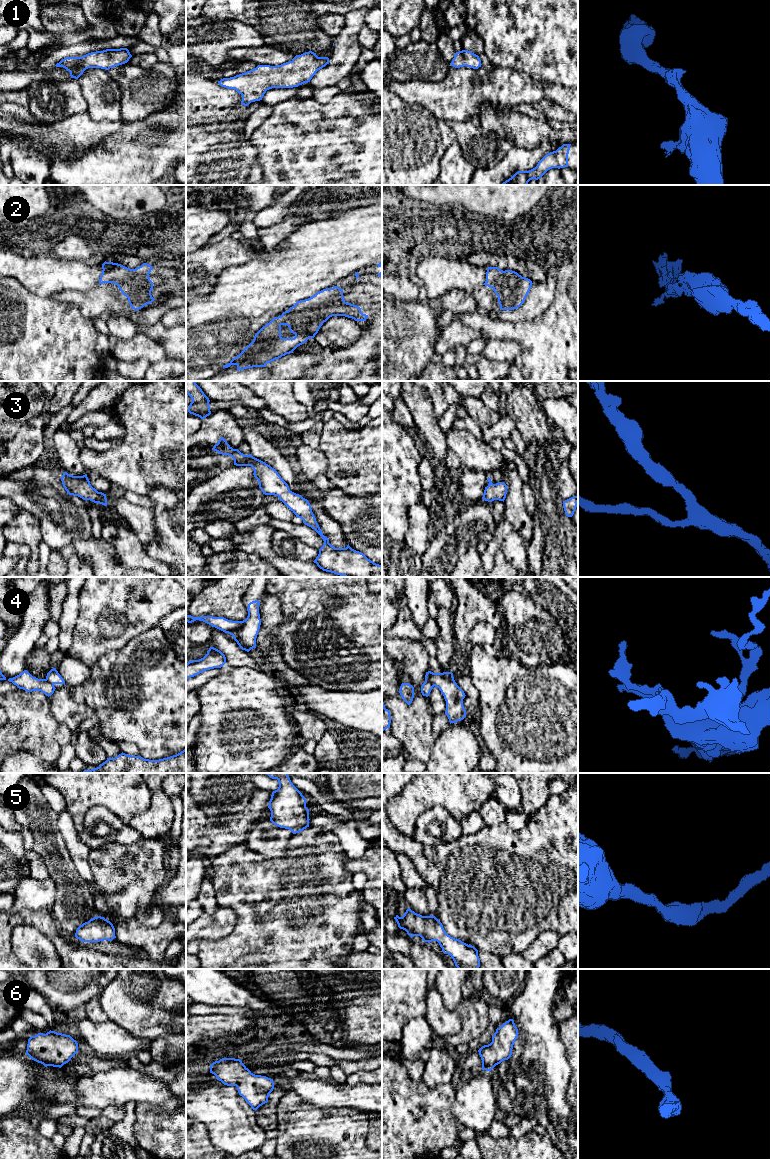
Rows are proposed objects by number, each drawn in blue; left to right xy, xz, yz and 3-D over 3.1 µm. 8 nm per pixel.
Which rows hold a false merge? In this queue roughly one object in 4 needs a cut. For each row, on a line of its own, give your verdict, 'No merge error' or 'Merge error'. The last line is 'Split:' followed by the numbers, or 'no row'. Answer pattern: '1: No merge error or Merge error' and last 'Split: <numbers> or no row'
1: No merge error
2: No merge error
3: No merge error
4: Merge error
5: No merge error
6: No merge error
Split: 4

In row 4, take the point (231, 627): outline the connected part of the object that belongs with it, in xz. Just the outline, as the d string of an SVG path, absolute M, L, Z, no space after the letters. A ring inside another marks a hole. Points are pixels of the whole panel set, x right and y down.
M191 615L186 616L186 621L188 623L192 623L196 620L203 621L211 625L212 627L215 627L225 633L233 635L244 626L246 619L243 621L232 621L224 617L213 617L213 616L193 617Z

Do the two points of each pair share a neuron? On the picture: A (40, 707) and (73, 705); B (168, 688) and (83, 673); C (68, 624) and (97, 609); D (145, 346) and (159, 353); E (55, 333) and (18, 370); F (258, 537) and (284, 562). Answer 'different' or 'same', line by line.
A: different
B: different
C: different
D: same
E: same
F: same

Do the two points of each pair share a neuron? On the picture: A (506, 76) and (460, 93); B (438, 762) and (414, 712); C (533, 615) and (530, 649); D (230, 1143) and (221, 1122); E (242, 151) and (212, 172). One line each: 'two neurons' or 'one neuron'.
A: one neuron
B: two neurons
C: one neuron
D: two neurons
E: one neuron

